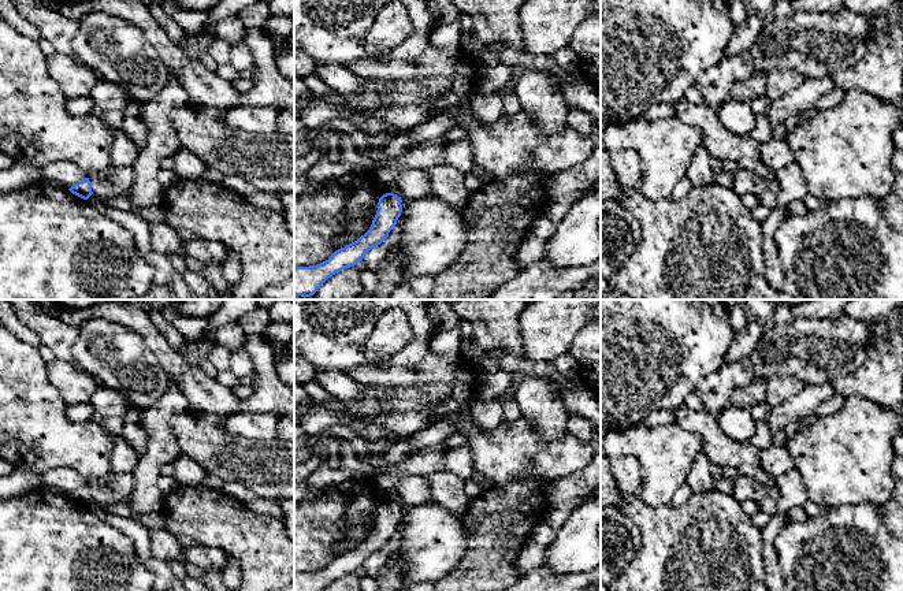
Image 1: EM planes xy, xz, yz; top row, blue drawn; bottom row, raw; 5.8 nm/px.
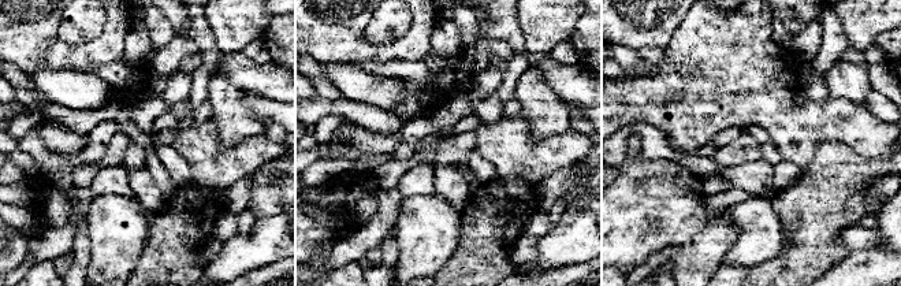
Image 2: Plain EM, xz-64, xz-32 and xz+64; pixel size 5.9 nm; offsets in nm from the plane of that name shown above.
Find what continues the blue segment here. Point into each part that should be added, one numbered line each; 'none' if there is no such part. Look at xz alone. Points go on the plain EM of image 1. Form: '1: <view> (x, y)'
none

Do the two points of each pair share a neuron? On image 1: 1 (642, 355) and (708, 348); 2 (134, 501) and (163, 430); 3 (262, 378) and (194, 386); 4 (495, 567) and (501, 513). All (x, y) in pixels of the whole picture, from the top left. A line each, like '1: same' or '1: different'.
1: same
2: same
3: different
4: same

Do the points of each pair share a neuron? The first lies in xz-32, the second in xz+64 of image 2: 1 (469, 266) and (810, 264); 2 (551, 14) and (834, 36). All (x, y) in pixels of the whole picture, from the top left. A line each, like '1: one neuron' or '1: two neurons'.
1: one neuron
2: two neurons

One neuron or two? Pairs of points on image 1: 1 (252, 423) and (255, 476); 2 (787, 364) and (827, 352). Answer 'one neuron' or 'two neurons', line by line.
1: two neurons
2: one neuron

